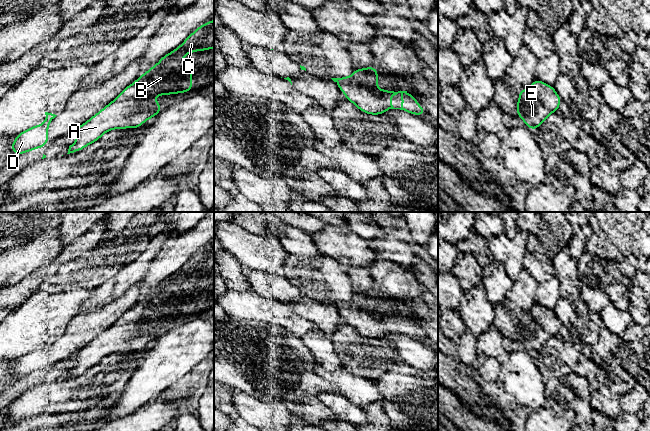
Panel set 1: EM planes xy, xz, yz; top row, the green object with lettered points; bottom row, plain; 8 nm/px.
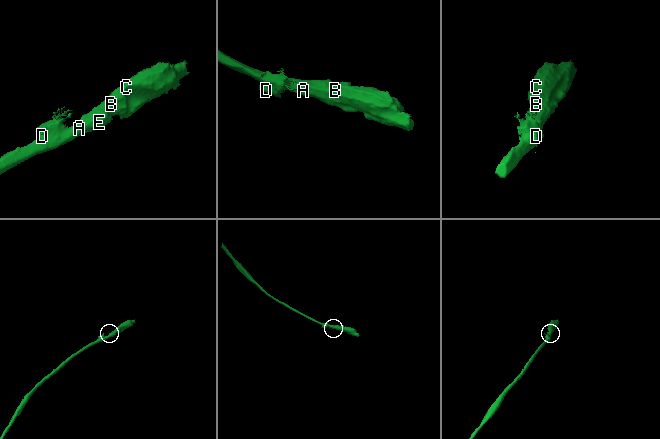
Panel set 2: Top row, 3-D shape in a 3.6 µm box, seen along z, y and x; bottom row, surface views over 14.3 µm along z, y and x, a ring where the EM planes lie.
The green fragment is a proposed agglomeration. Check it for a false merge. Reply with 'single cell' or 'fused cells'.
single cell

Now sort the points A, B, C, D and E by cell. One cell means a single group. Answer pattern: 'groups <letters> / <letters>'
groups A B C D E

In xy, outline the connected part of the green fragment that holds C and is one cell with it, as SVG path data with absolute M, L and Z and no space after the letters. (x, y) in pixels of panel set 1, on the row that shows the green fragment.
M210 20L123 89L112 102L77 127L76 142L69 146L67 154L84 149L112 129L137 129L145 121L157 116L162 107L153 99L155 96L192 91L192 67L183 66L182 59L194 51L213 48L214 20Z

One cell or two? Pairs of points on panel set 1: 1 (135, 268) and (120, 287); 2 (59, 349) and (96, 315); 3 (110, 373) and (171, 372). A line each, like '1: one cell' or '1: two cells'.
1: one cell
2: one cell
3: two cells

